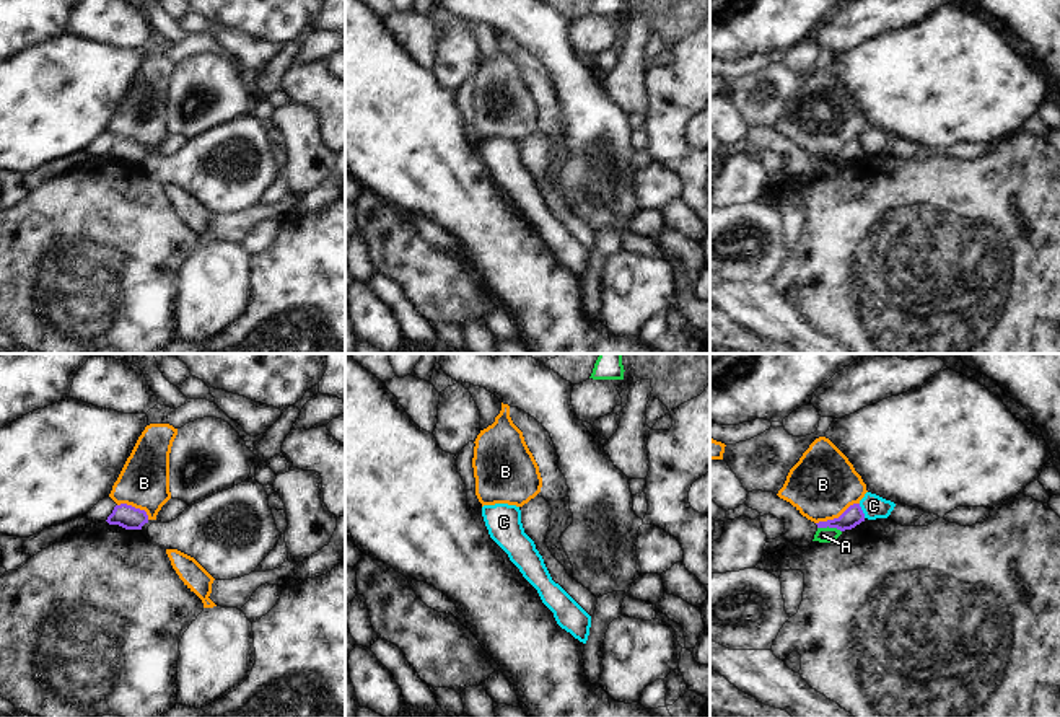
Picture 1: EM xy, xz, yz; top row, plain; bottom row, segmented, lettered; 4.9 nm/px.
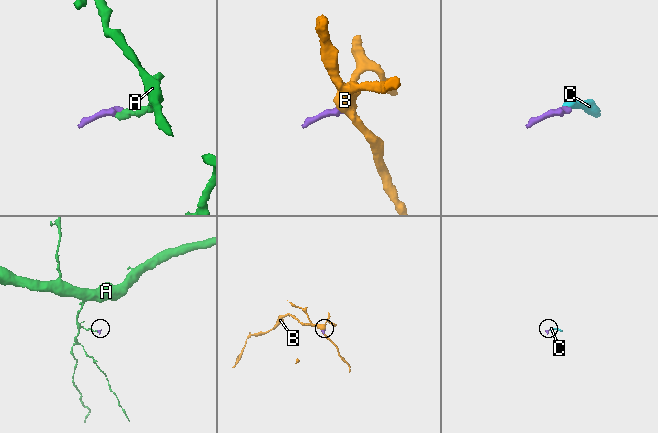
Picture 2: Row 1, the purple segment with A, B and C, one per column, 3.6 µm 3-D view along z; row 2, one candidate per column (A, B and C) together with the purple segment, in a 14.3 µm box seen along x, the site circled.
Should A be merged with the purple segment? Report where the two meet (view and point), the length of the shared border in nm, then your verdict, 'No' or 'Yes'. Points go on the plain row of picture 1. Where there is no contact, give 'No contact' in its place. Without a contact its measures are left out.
Touches purple at yz (829, 162). Shared border 120 nm. No.

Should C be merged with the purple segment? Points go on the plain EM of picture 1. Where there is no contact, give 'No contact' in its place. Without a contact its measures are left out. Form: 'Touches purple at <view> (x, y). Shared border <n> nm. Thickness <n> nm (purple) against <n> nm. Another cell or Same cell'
Touches purple at yz (862, 145). Shared border 80 nm. Thickness 100 nm (purple) against 120 nm. Another cell.

